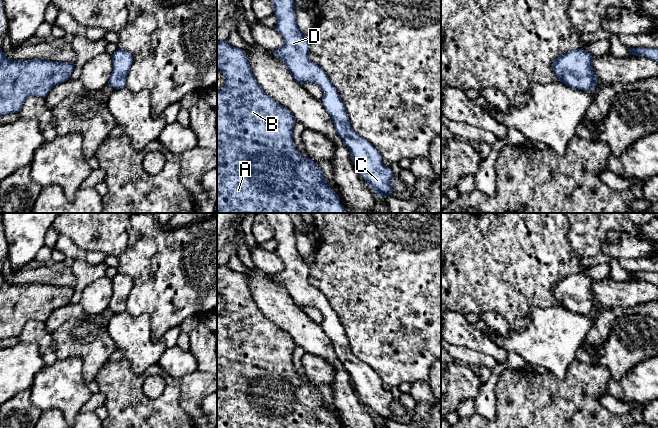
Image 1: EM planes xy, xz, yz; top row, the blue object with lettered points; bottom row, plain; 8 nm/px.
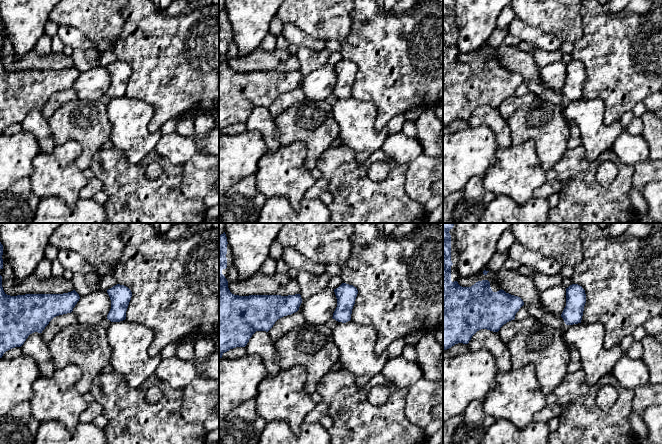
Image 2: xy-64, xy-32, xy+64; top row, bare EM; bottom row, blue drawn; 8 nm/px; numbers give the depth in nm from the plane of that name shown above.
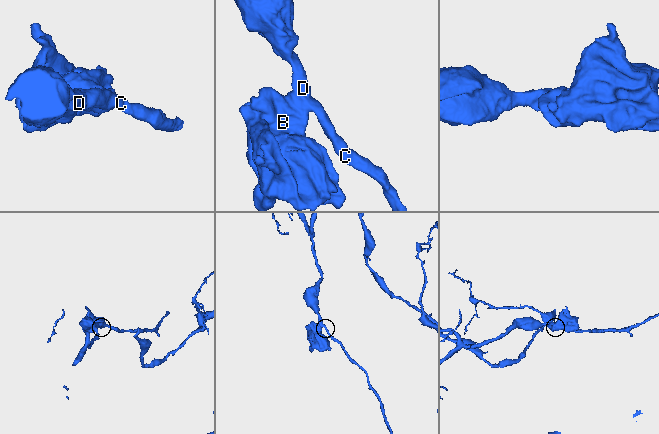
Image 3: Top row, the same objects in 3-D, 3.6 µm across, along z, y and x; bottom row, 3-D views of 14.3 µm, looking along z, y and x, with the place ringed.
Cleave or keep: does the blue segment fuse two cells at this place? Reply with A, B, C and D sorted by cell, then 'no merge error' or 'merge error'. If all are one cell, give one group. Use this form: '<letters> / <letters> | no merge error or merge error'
A B C D | no merge error

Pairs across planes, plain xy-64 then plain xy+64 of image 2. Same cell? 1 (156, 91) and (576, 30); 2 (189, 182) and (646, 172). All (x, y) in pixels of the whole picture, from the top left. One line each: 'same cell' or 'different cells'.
1: different cells
2: same cell

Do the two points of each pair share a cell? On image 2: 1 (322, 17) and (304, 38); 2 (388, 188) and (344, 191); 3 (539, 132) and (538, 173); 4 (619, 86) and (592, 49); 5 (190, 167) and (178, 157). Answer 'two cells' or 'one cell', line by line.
1: two cells
2: one cell
3: two cells
4: one cell
5: two cells

